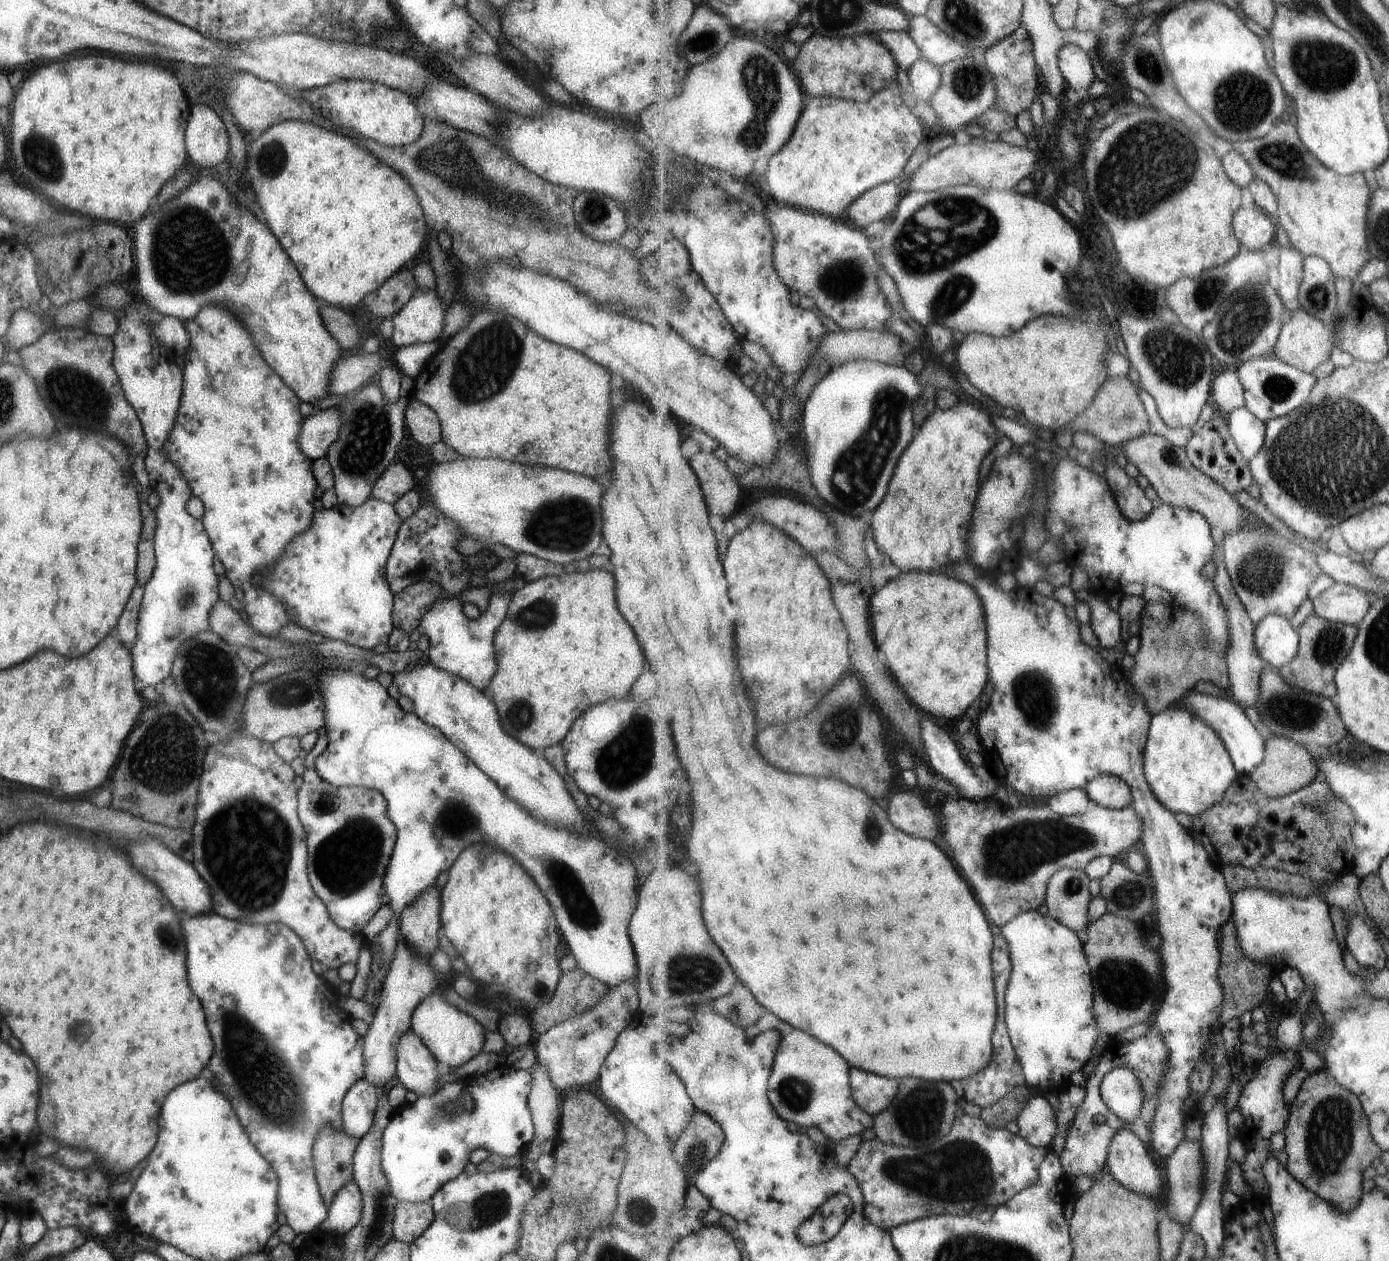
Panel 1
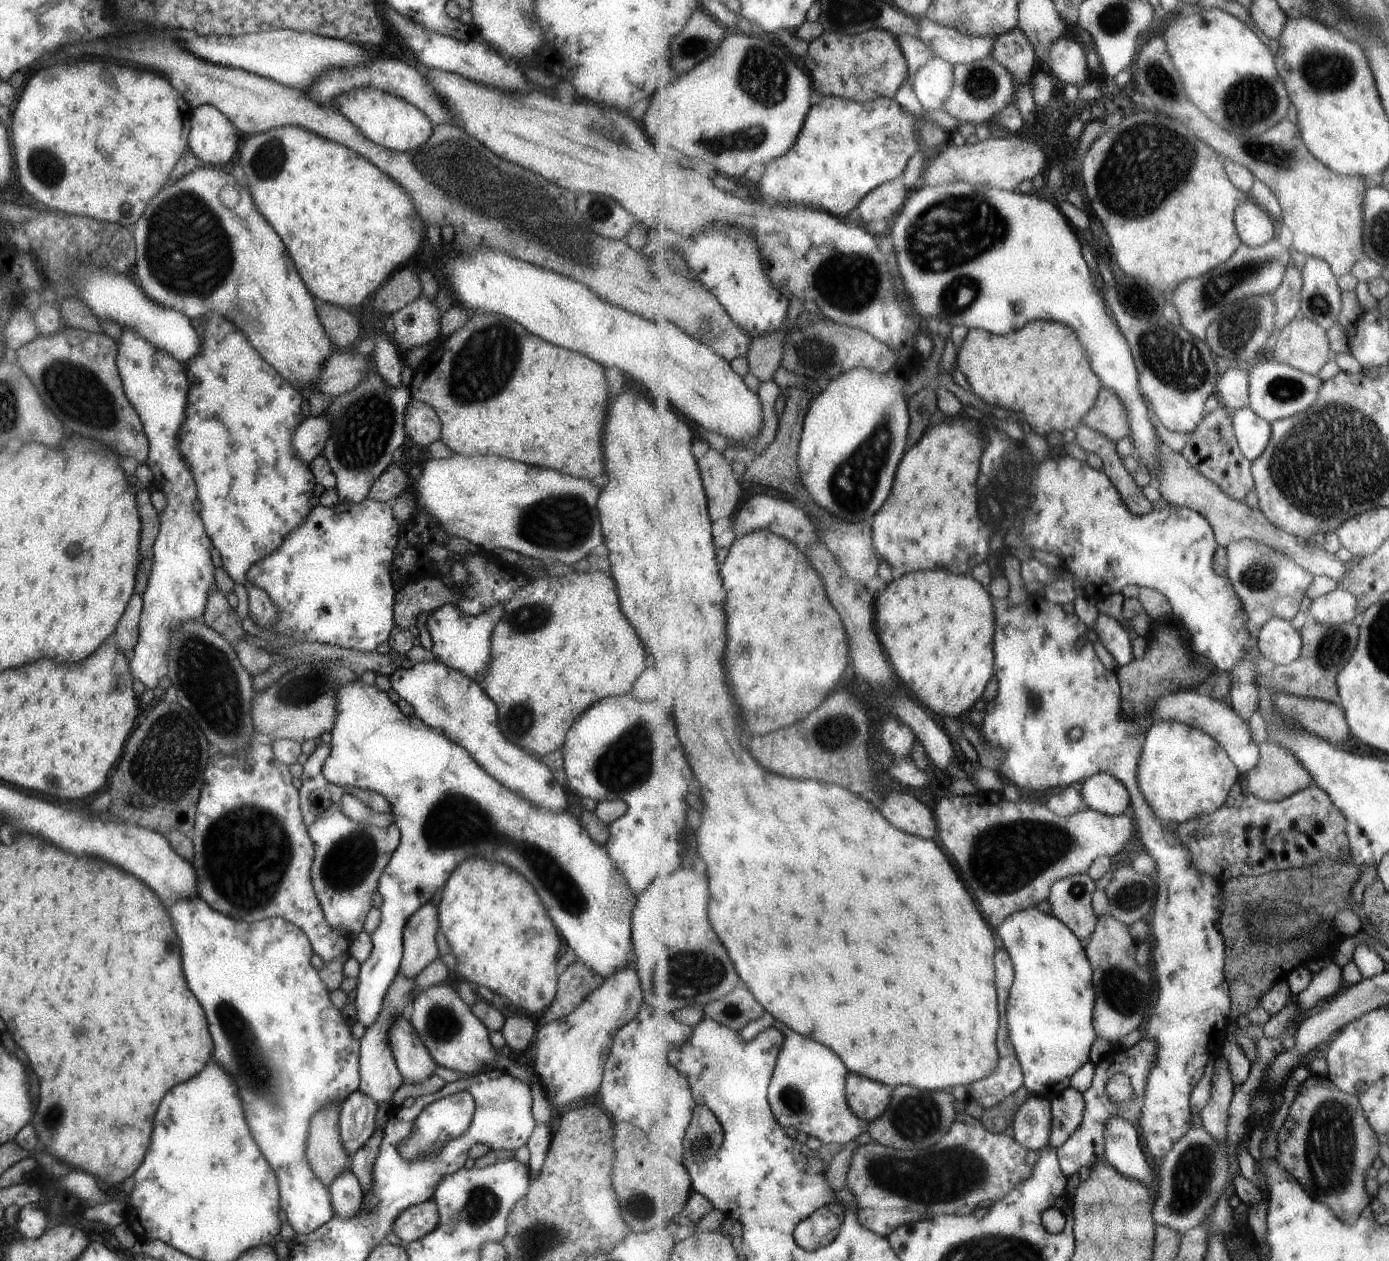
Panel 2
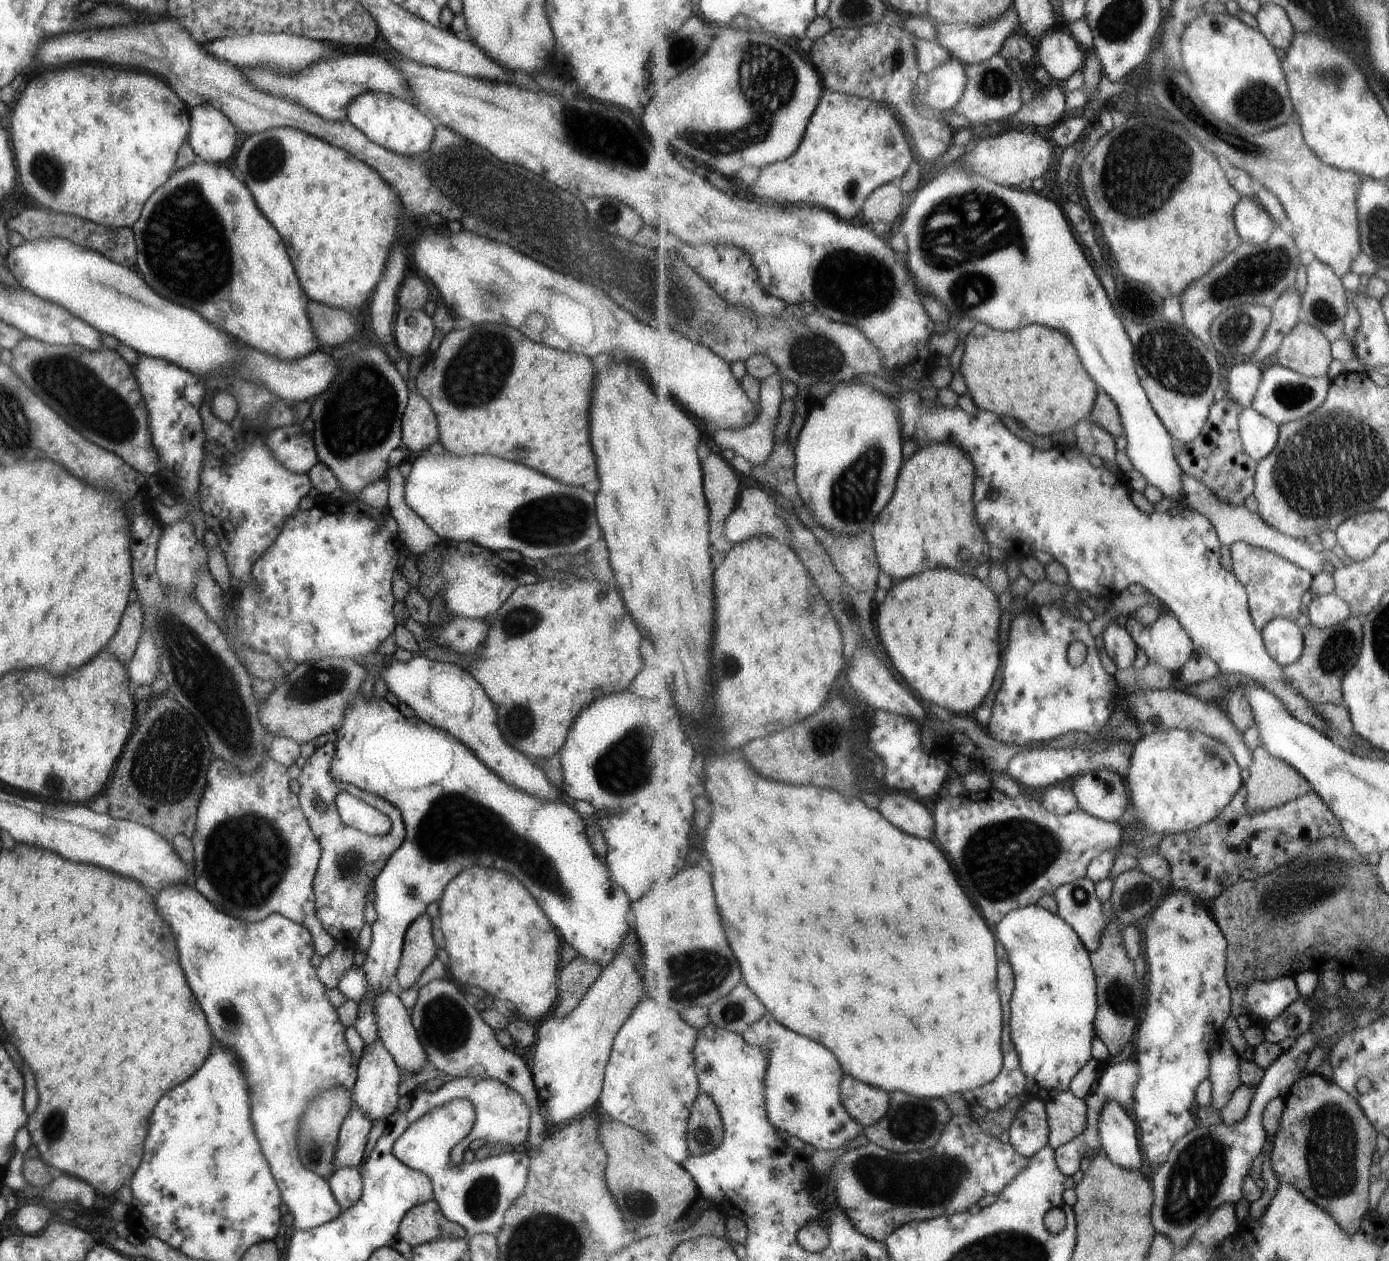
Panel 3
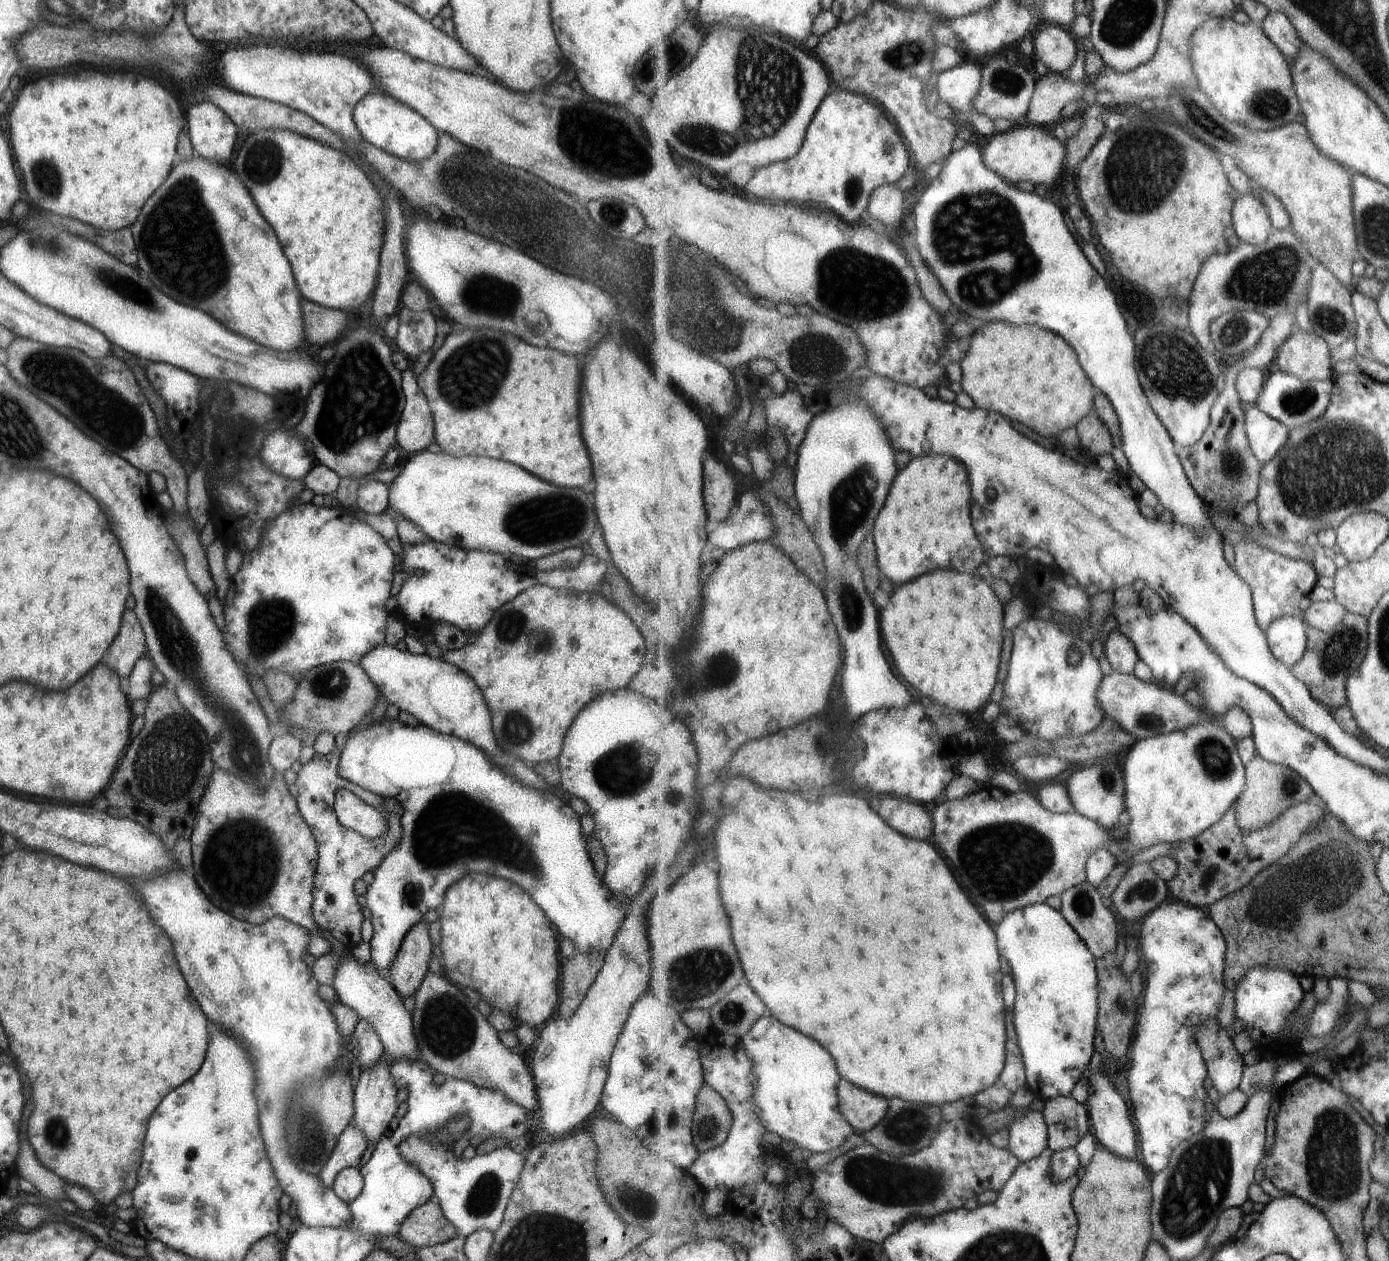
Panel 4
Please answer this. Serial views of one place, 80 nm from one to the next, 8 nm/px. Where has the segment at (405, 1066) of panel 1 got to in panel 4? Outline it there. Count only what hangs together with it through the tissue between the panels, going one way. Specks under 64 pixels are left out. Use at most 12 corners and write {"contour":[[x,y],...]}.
{"contour":[[346,950],[331,987],[368,1020],[385,1054],[420,1049],[386,975]]}

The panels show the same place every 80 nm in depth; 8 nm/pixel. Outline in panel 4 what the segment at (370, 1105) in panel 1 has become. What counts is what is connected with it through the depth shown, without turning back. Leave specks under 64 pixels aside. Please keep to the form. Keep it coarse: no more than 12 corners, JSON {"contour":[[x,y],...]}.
{"contour":[[349,1121],[318,1174],[330,1188],[340,1170],[356,1167],[367,1145]]}

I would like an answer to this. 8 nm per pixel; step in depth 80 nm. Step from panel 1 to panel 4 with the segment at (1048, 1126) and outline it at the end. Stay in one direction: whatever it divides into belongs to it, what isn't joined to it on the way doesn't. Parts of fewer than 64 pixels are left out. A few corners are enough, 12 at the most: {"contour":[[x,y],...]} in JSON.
{"contour":[[1042,1111],[1010,1126],[1009,1150],[1021,1161],[1053,1147]]}

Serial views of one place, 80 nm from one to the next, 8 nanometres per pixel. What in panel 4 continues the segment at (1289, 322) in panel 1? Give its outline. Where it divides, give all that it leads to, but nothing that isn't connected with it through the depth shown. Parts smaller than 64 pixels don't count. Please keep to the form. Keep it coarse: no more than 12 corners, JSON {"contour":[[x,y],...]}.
{"contour":[[1296,331],[1273,368],[1302,381],[1334,377],[1330,345]]}

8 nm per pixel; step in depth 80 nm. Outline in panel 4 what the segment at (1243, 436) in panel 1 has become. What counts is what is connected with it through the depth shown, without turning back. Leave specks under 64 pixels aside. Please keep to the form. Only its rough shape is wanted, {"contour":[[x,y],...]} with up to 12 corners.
{"contour":[[1246,407],[1251,450],[1263,465],[1288,441],[1285,424]]}

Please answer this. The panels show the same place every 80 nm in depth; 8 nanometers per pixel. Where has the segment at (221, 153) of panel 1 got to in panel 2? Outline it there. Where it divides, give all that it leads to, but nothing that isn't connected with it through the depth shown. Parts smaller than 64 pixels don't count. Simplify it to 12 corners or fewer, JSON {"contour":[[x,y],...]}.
{"contour":[[210,104],[191,110],[187,148],[203,165],[234,158],[238,136]]}

